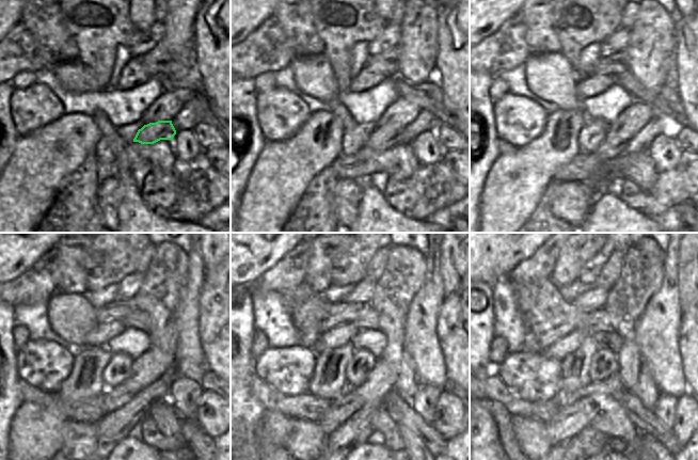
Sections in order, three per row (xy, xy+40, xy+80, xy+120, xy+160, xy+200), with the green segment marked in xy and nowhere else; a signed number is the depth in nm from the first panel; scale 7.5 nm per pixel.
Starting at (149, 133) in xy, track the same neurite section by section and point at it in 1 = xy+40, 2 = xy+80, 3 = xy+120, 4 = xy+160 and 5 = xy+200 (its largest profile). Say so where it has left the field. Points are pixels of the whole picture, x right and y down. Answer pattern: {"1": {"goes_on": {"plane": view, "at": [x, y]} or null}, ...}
{"1": {"goes_on": {"plane": "xy+40", "at": [384, 138]}}, "2": {"goes_on": {"plane": "xy+80", "at": [609, 148]}}, "3": {"goes_on": {"plane": "xy+120", "at": [115, 398]}}, "4": {"goes_on": {"plane": "xy+160", "at": [371, 391]}}, "5": {"goes_on": {"plane": "xy+200", "at": [570, 419]}}}

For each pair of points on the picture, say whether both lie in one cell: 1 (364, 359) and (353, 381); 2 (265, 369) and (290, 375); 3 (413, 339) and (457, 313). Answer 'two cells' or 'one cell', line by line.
1: one cell
2: one cell
3: two cells

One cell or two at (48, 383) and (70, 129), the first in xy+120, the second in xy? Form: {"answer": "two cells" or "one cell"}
{"answer": "two cells"}

